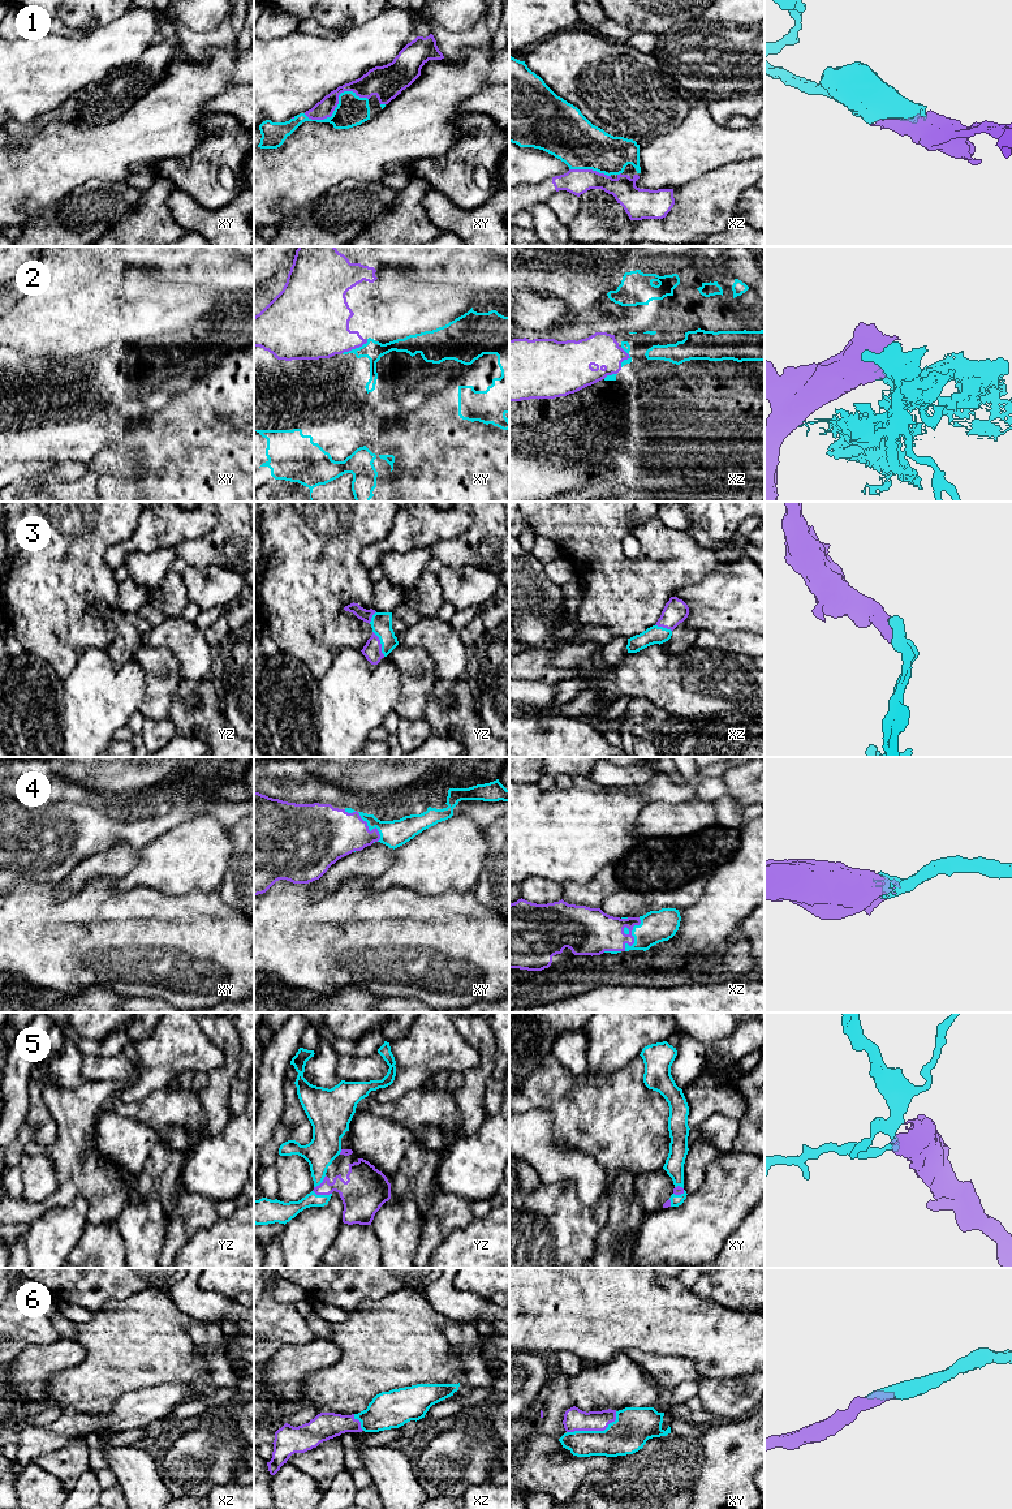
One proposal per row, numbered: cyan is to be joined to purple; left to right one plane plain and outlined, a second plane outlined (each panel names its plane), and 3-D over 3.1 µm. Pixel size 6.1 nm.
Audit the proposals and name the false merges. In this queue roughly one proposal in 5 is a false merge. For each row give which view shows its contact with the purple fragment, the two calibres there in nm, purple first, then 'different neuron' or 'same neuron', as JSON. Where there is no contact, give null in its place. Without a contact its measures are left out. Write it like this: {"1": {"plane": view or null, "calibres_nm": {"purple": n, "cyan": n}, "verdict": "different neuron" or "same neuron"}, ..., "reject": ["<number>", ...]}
{"1": {"plane": "xy", "calibres_nm": {"purple": 140, "cyan": 190}, "verdict": "same neuron"}, "2": {"plane": "xy", "calibres_nm": {"purple": 360, "cyan": 120}, "verdict": "different neuron"}, "3": {"plane": "yz", "calibres_nm": {"purple": 110, "cyan": 130}, "verdict": "same neuron"}, "4": {"plane": "xz", "calibres_nm": {"purple": 280, "cyan": 200}, "verdict": "same neuron"}, "5": {"plane": "yz", "calibres_nm": {"purple": 260, "cyan": 110}, "verdict": "same neuron"}, "6": {"plane": "xy", "calibres_nm": {"purple": 140, "cyan": 240}, "verdict": "same neuron"}, "reject": ["2"]}

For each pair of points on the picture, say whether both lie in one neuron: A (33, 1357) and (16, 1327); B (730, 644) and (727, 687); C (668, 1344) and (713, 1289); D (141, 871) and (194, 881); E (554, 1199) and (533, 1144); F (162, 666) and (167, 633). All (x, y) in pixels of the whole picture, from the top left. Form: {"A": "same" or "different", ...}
{"A": "different", "B": "different", "C": "different", "D": "same", "E": "different", "F": "different"}

